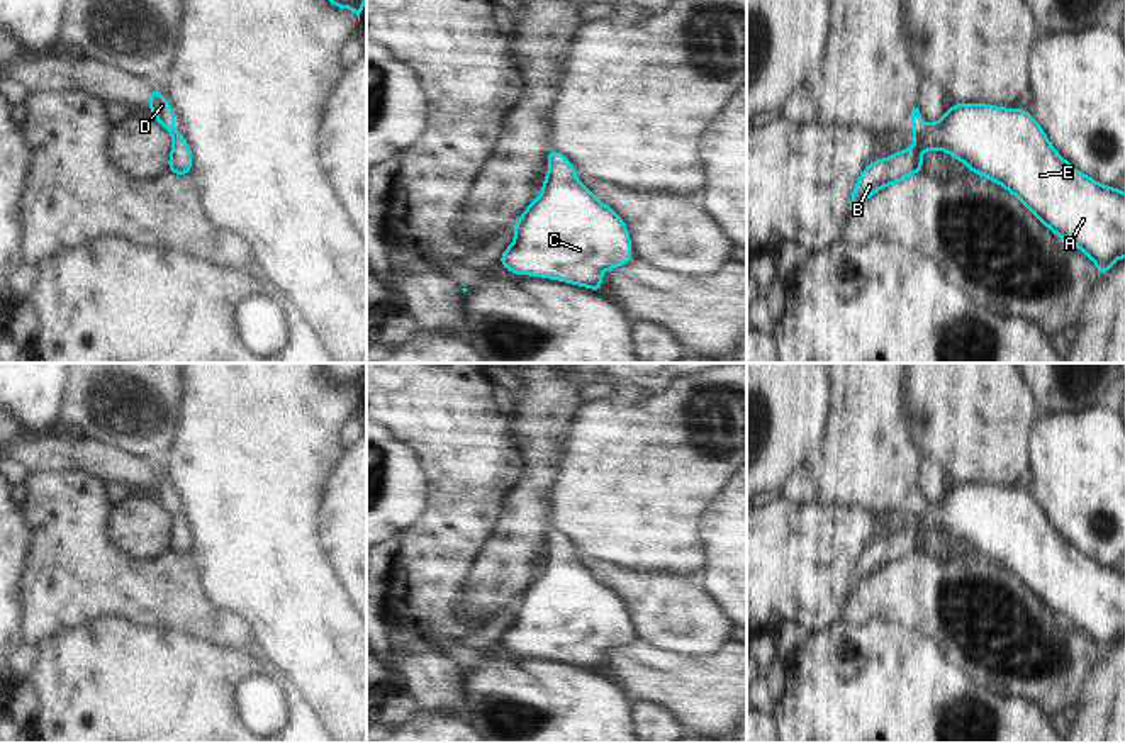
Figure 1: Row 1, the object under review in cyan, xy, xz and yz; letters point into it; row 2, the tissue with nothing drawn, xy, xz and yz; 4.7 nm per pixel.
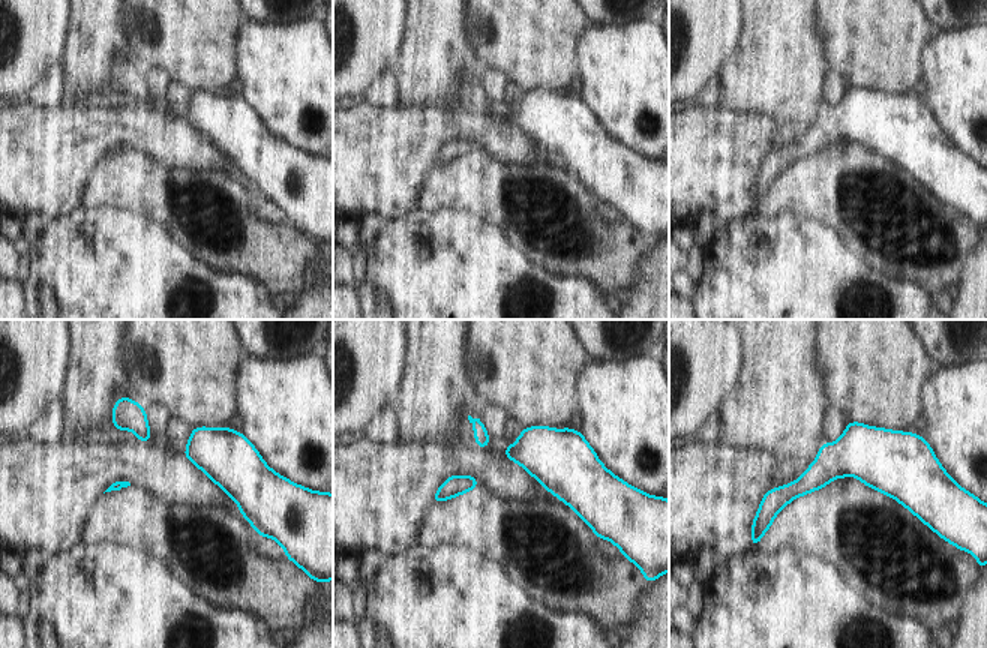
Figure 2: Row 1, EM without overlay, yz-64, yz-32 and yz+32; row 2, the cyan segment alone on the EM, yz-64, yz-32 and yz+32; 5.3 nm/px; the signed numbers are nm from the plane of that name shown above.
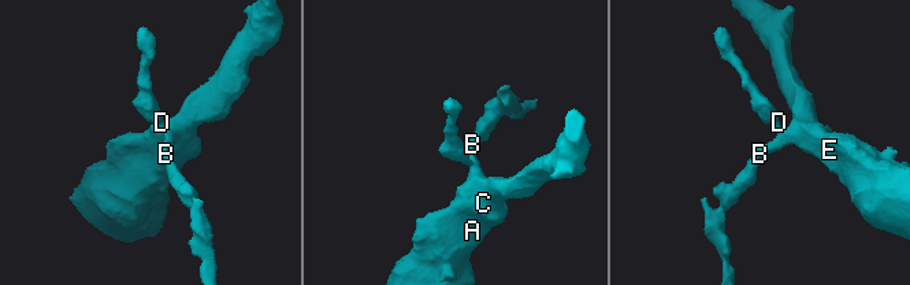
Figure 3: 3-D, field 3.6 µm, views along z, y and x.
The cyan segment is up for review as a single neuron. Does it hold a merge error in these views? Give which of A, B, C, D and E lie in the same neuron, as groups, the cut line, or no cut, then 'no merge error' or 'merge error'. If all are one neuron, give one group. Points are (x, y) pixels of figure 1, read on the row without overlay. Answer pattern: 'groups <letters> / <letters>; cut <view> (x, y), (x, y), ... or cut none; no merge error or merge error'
groups A B C D E; cut none; no merge error

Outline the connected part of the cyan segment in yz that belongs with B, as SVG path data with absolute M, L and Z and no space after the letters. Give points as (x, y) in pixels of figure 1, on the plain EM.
M955 483L933 506L921 500L918 487L911 492L915 528L877 539L864 548L852 573L850 590L879 568L921 551L921 533L935 528L964 541L979 553L1016 575L1052 612L1076 624L1096 643L1100 656L1125 636L1125 573L1110 568L1072 548L1050 524L1037 500L1025 490L994 485Z

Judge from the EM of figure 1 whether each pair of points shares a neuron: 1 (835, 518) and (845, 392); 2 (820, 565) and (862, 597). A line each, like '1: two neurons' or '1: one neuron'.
1: two neurons
2: two neurons

